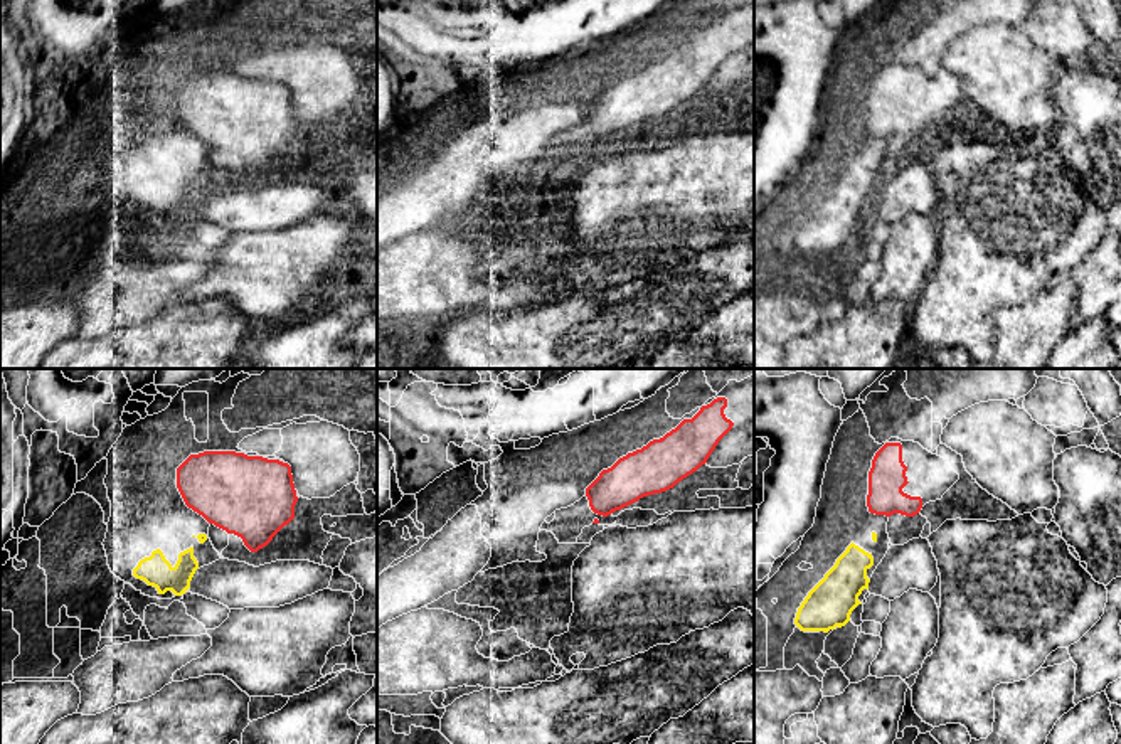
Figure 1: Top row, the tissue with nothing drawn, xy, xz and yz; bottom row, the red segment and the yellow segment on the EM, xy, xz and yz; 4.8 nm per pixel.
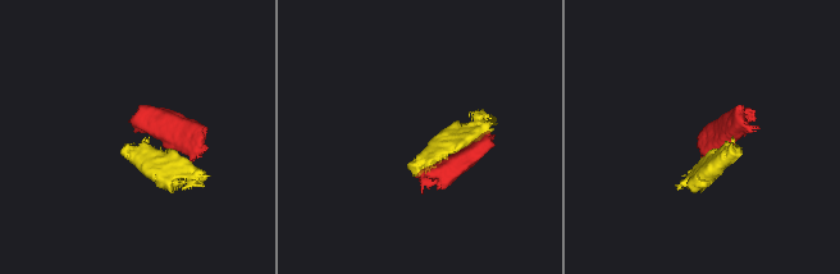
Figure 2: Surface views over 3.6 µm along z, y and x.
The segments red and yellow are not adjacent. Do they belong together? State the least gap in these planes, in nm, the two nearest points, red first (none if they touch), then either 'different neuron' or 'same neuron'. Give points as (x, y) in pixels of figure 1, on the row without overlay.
gap 60 nm; span xy (209, 145), (204, 157); different neuron

